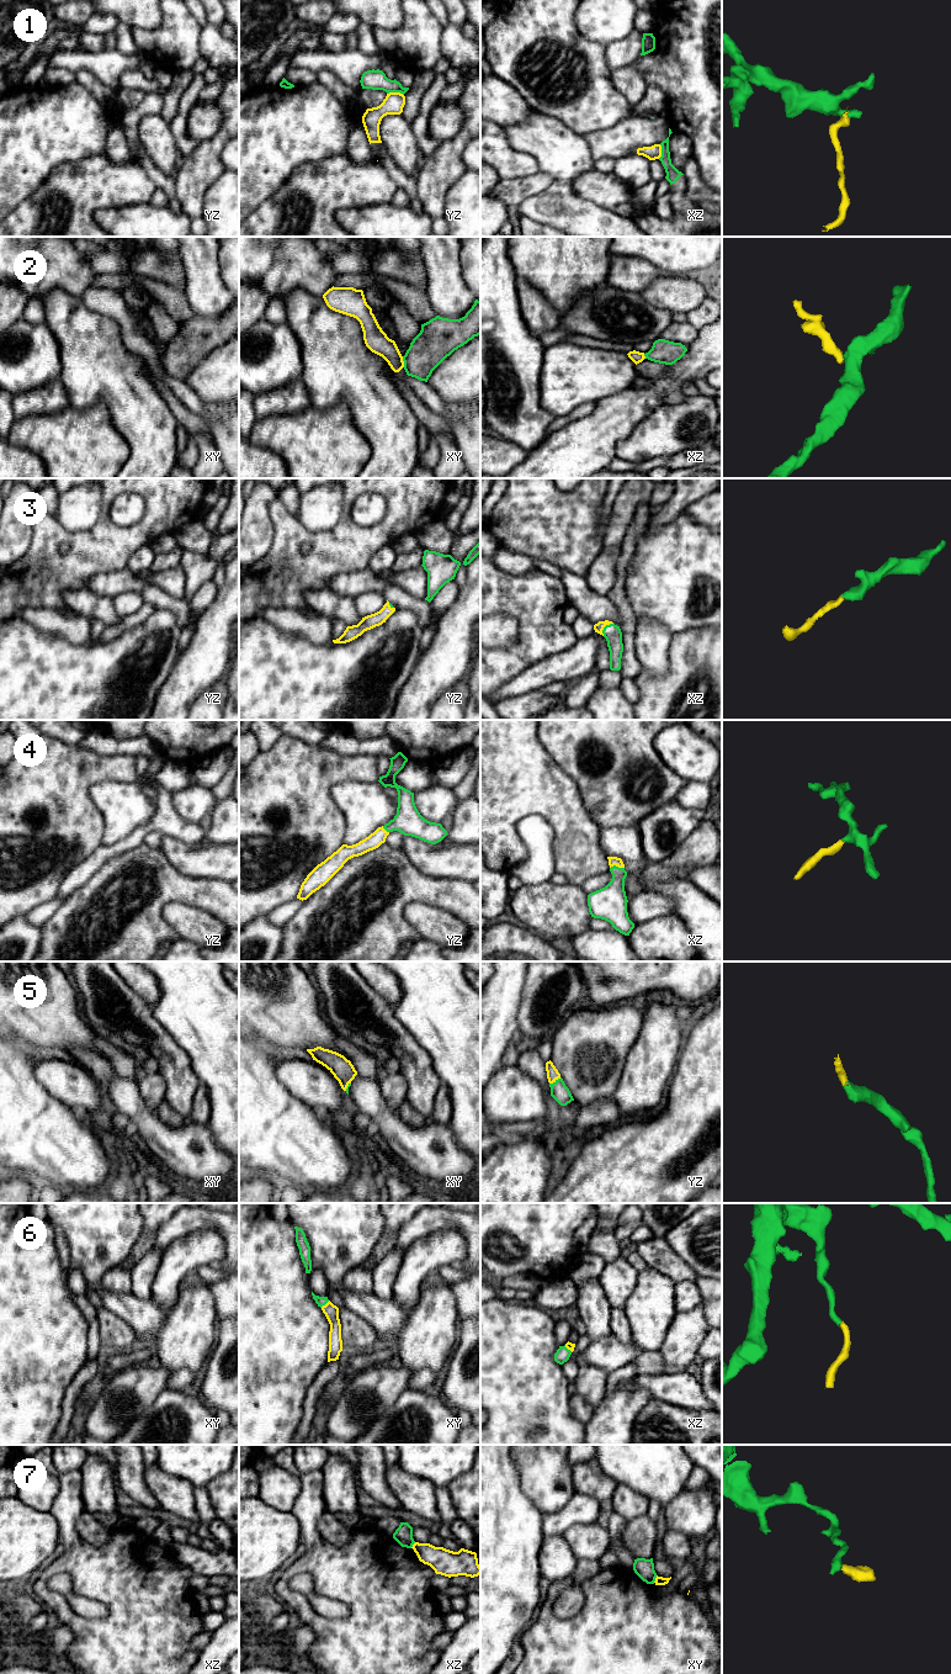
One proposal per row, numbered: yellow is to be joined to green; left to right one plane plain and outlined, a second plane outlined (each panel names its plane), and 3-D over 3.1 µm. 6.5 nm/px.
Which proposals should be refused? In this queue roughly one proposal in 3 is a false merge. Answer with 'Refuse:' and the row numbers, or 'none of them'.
Refuse: 1, 2, 7

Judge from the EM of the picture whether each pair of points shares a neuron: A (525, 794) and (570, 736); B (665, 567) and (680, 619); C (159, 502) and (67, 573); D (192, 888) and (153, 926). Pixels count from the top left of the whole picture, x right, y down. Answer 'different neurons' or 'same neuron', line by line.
A: different neurons
B: same neuron
C: same neuron
D: same neuron

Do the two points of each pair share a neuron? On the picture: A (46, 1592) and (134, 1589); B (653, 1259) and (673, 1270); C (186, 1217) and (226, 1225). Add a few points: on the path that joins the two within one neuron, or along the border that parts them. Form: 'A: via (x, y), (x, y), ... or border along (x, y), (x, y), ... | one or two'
A: via (57, 1567), (90, 1567), (97, 1573), (109, 1574) | one
B: via (658, 1259), (662, 1259), (668, 1265) | one
C: via (196, 1218), (216, 1220) | one

